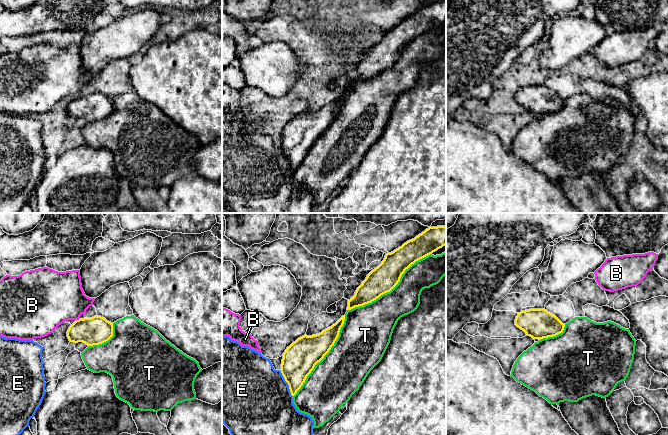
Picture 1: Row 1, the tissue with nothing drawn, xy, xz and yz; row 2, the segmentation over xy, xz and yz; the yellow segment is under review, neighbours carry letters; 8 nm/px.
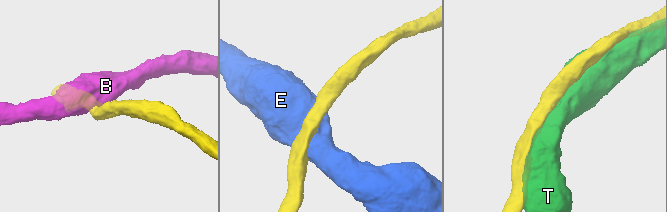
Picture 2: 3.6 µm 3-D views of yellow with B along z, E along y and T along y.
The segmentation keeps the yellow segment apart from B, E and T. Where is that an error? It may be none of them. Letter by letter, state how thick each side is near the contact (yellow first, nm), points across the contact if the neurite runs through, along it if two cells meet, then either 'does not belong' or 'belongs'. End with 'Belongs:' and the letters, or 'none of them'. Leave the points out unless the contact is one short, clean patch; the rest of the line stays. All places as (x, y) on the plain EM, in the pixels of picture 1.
B: calibres 220 and 400 nm; does not belong
E: calibres 280 and 480 nm; does not belong
T: calibres 220 and 280 nm; belongs
Belongs: T

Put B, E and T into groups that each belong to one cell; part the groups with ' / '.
B / E / T

